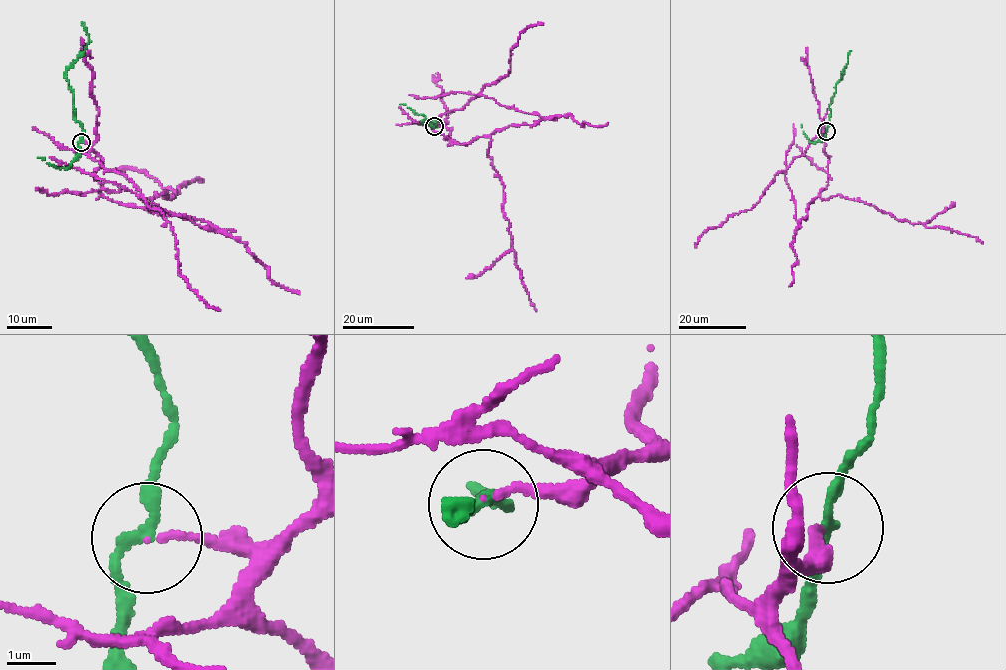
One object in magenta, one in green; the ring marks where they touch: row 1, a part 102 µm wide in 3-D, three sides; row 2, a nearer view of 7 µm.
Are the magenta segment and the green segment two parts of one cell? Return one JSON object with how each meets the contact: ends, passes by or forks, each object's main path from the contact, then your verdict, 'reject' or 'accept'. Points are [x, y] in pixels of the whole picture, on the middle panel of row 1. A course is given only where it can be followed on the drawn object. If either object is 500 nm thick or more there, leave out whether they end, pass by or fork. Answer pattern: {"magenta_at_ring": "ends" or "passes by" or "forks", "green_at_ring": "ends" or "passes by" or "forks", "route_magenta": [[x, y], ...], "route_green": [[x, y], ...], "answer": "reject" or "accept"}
{"magenta_at_ring": "ends", "green_at_ring": "passes by", "route_magenta": [[434, 126], [451, 129], [445, 138], [452, 143], [491, 139], [487, 155], [503, 186], [516, 266], [536, 311]], "route_green": [[434, 127], [428, 125], [428, 120], [422, 121], [434, 121]], "answer": "reject"}

